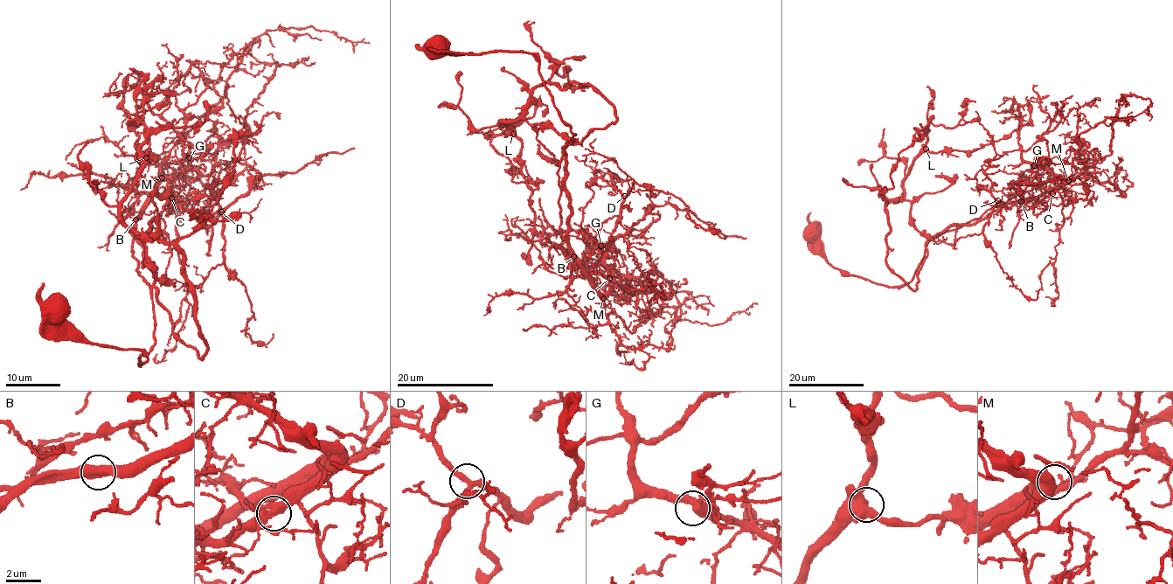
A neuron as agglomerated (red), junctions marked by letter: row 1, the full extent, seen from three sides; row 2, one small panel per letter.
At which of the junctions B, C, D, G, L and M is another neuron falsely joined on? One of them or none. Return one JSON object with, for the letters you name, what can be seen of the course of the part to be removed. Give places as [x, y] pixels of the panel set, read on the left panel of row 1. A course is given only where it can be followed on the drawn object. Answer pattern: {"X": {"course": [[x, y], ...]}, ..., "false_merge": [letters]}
{"false_merge": []}

